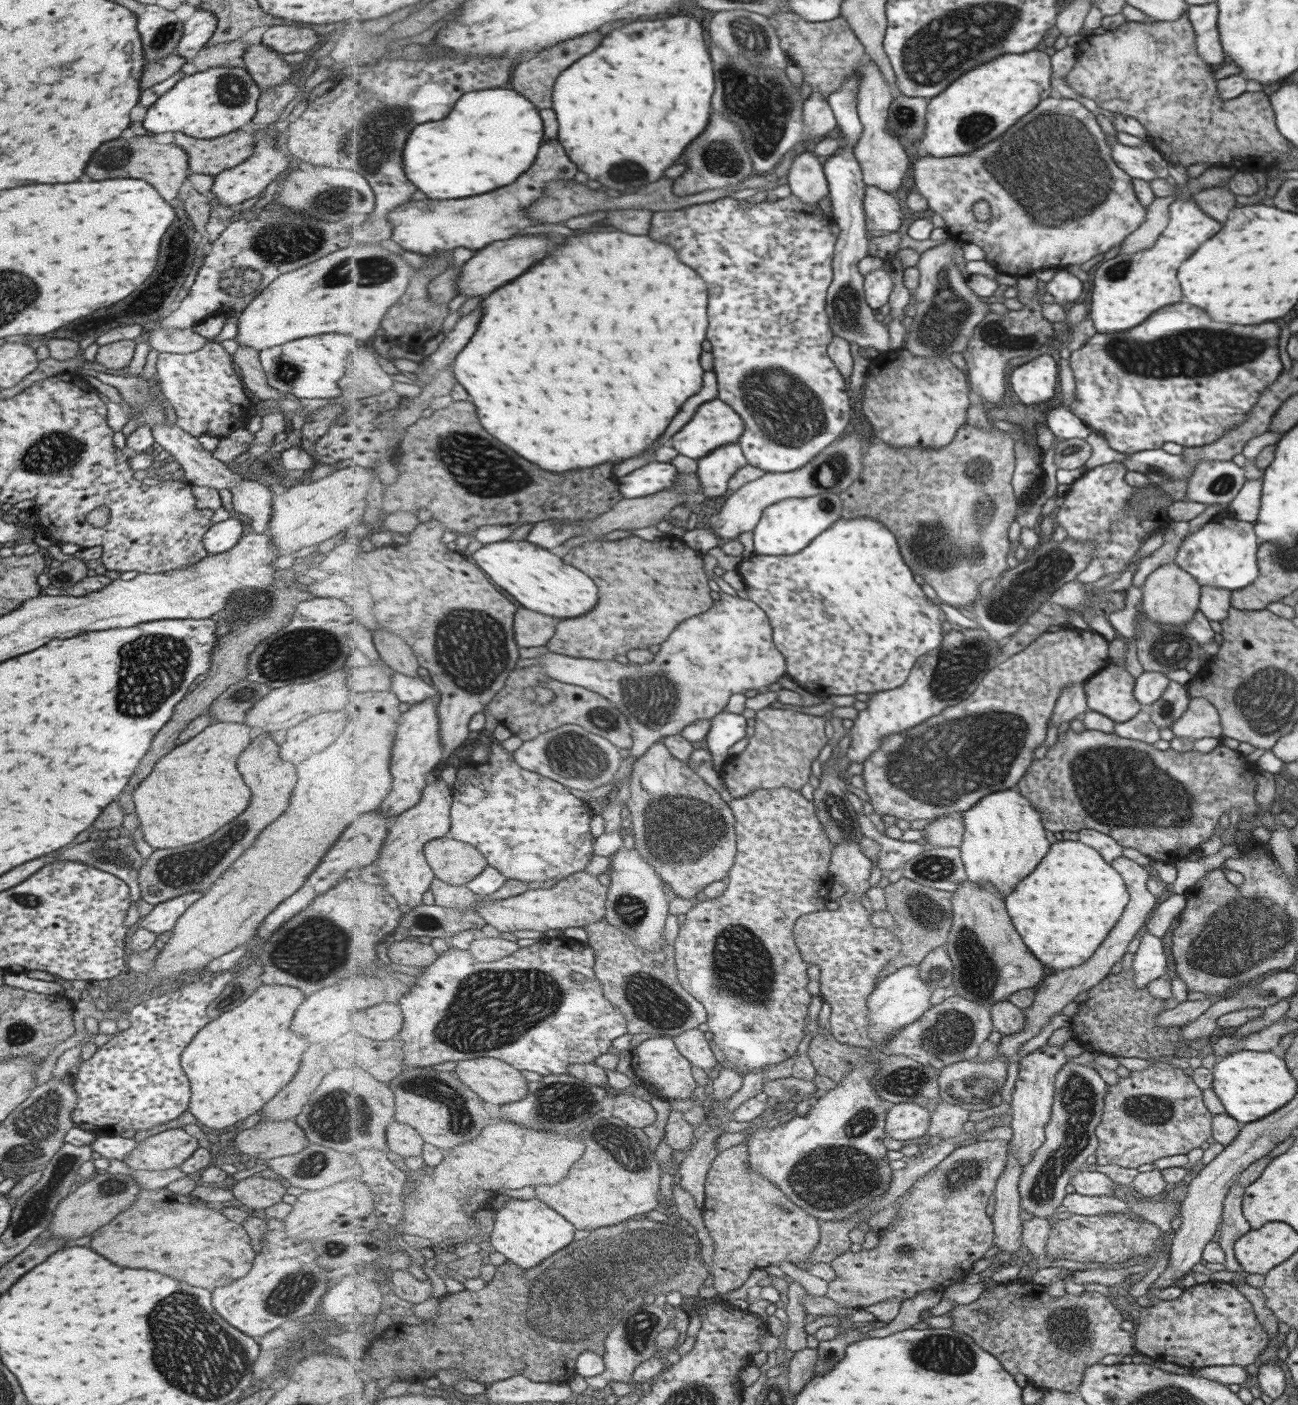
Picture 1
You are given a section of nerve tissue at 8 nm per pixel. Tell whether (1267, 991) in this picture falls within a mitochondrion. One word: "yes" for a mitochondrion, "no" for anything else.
yes

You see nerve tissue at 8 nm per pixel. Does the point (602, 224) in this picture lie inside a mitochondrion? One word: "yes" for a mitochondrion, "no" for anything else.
no

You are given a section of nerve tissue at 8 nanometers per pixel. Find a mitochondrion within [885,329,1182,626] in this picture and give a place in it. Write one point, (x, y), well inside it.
(981, 474)

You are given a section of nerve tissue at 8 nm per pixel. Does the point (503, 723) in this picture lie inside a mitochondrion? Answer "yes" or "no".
no

